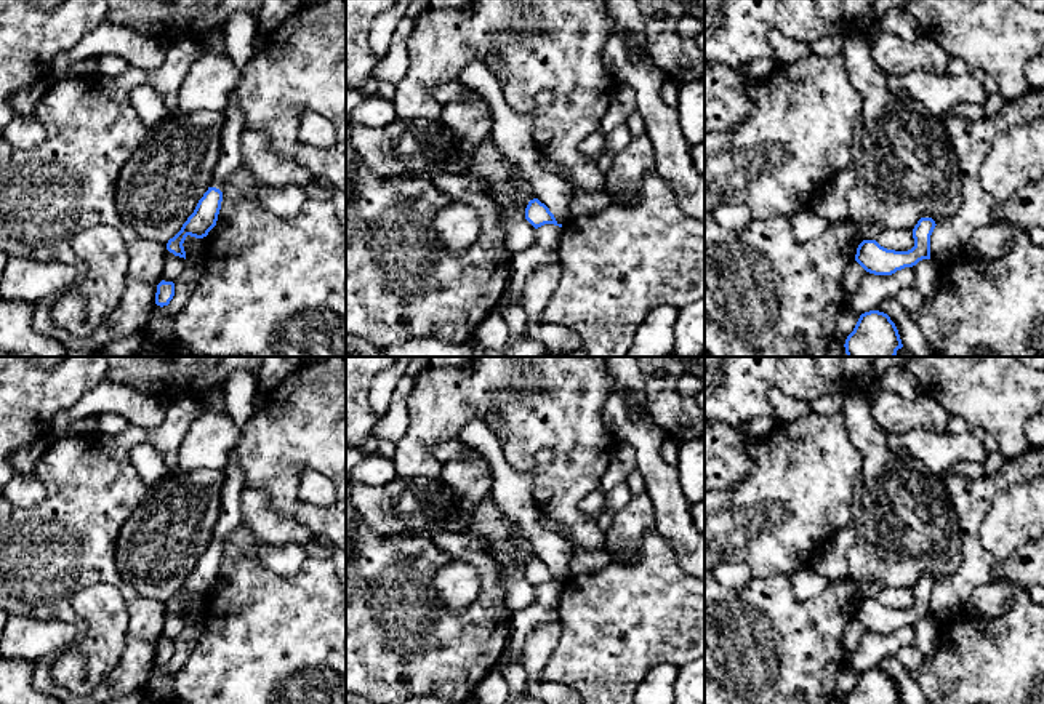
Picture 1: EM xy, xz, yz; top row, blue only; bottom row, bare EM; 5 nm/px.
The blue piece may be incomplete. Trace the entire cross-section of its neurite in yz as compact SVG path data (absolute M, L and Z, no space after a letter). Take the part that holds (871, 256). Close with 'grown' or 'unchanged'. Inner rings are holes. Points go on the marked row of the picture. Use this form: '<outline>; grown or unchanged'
M921 218L913 229L914 246L908 251L887 250L876 240L863 240L857 248L855 261L874 275L892 275L913 267L922 259L930 259L930 235L935 226L932 218Z; unchanged

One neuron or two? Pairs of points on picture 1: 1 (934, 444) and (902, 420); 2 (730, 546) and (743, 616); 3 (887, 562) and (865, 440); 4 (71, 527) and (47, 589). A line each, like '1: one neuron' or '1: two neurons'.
1: two neurons
2: two neurons
3: one neuron
4: one neuron

